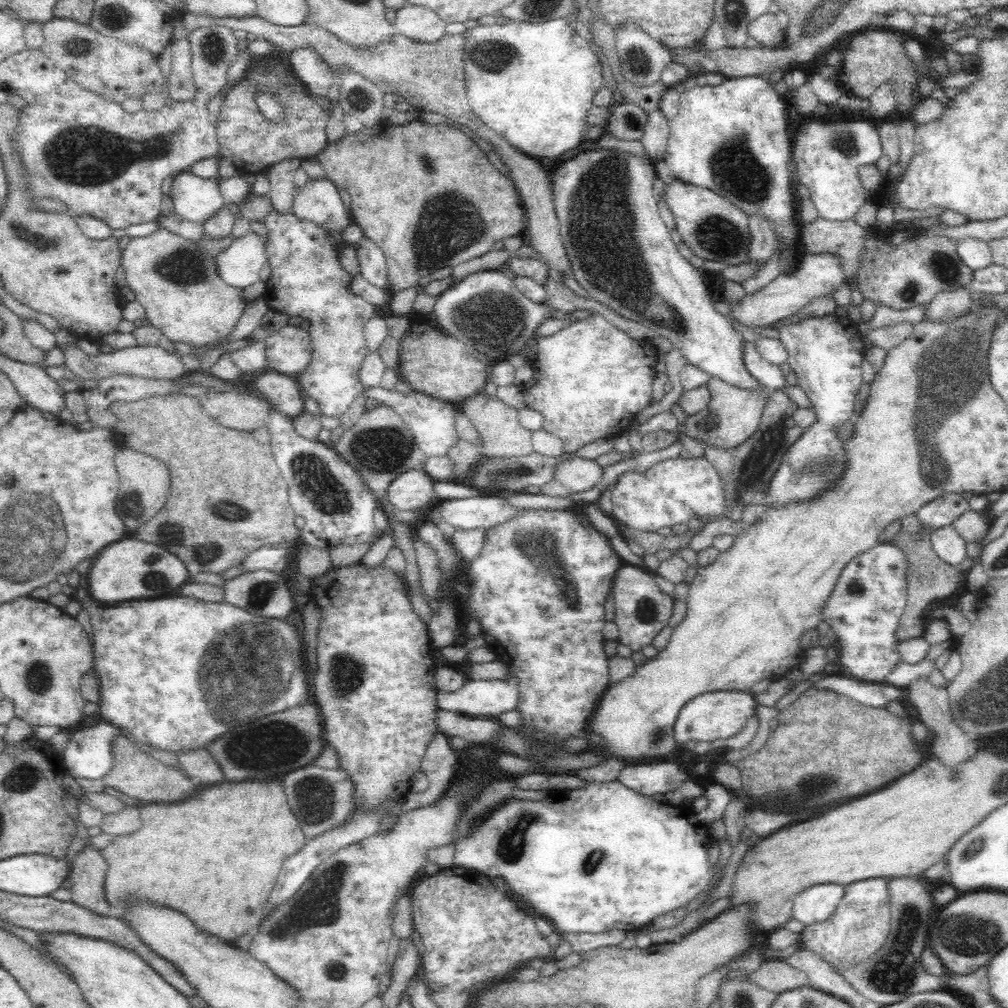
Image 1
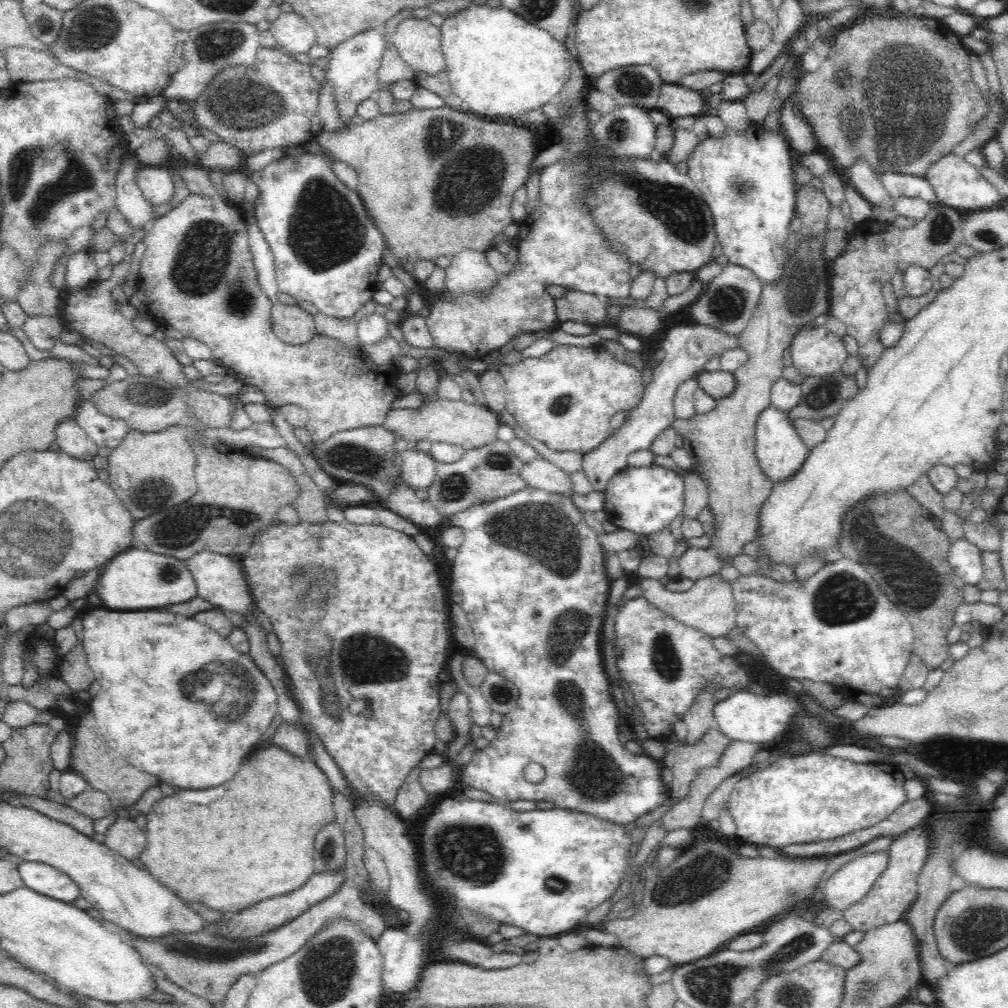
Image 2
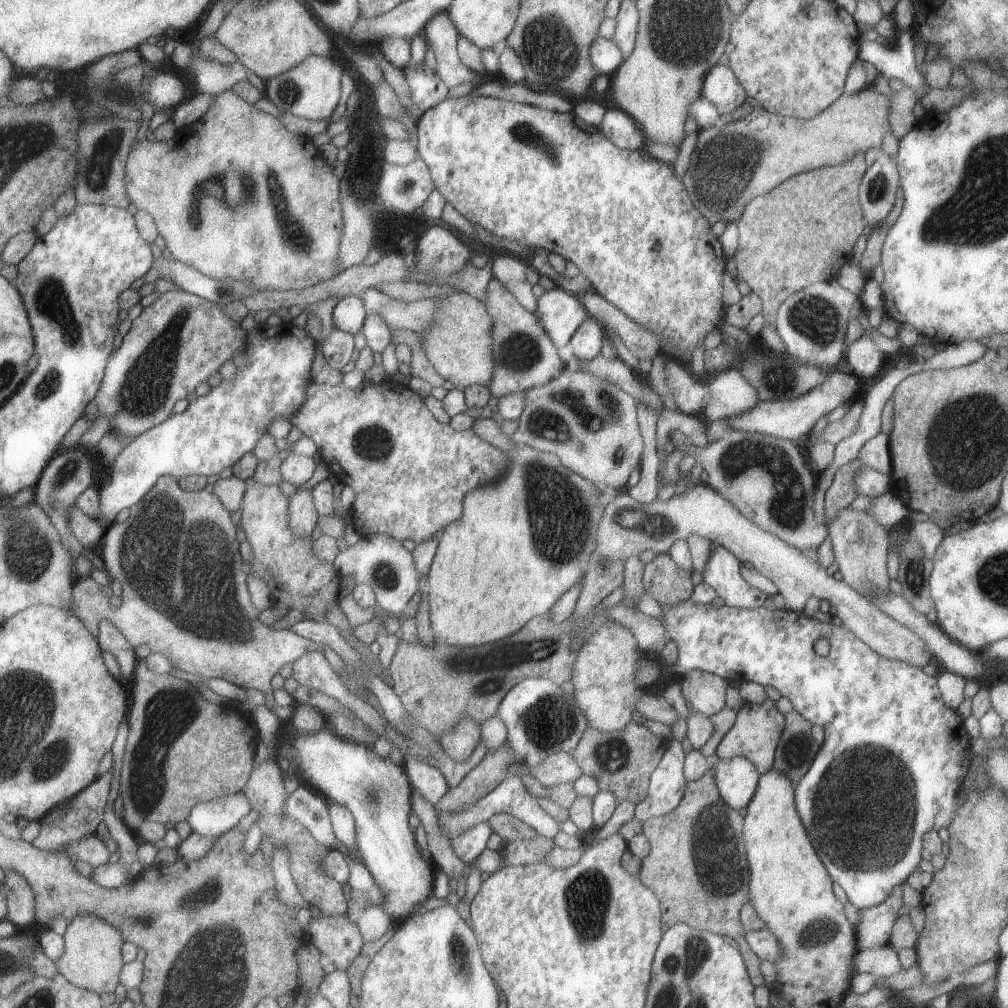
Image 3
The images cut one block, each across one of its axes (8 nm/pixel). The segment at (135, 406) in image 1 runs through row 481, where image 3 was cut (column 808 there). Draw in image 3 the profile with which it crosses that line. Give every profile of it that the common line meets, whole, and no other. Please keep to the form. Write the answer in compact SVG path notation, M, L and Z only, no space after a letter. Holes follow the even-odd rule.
M858 152L844 164L812 169L806 172L806 176L792 176L786 184L776 186L772 192L752 200L746 206L737 222L737 278L746 282L751 291L761 299L764 324L772 324L777 328L777 312L784 300L806 286L836 279L840 267L851 260L852 247L858 236L869 229L859 202L859 186L868 166L864 155Z

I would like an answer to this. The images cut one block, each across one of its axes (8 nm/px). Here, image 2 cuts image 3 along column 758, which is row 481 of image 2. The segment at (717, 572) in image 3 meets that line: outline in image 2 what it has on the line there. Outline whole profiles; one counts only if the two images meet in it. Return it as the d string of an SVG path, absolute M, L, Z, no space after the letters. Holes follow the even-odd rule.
M691 322L672 326L664 331L662 338L659 338L655 346L642 348L644 354L656 355L655 350L658 351L659 365L654 366L652 380L645 387L640 402L631 409L631 415L614 435L610 435L603 444L591 452L585 453L582 458L582 471L596 492L604 493L608 480L618 474L620 470L628 468L626 462L628 462L630 454L638 452L638 450L649 449L652 442L666 428L671 427L676 418L673 411L673 398L678 386L682 382L686 382L686 379L692 378L704 370L704 364L710 358L720 356L726 350L734 347L738 347L738 336L728 335L728 333L708 325Z

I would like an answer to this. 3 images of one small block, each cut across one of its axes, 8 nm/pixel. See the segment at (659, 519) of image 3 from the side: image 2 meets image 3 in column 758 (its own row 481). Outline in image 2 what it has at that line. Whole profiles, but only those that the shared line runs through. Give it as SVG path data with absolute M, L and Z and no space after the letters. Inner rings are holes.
M541 457L526 463L520 470L520 477L526 479L529 487L548 493L565 495L573 491L570 475Z

